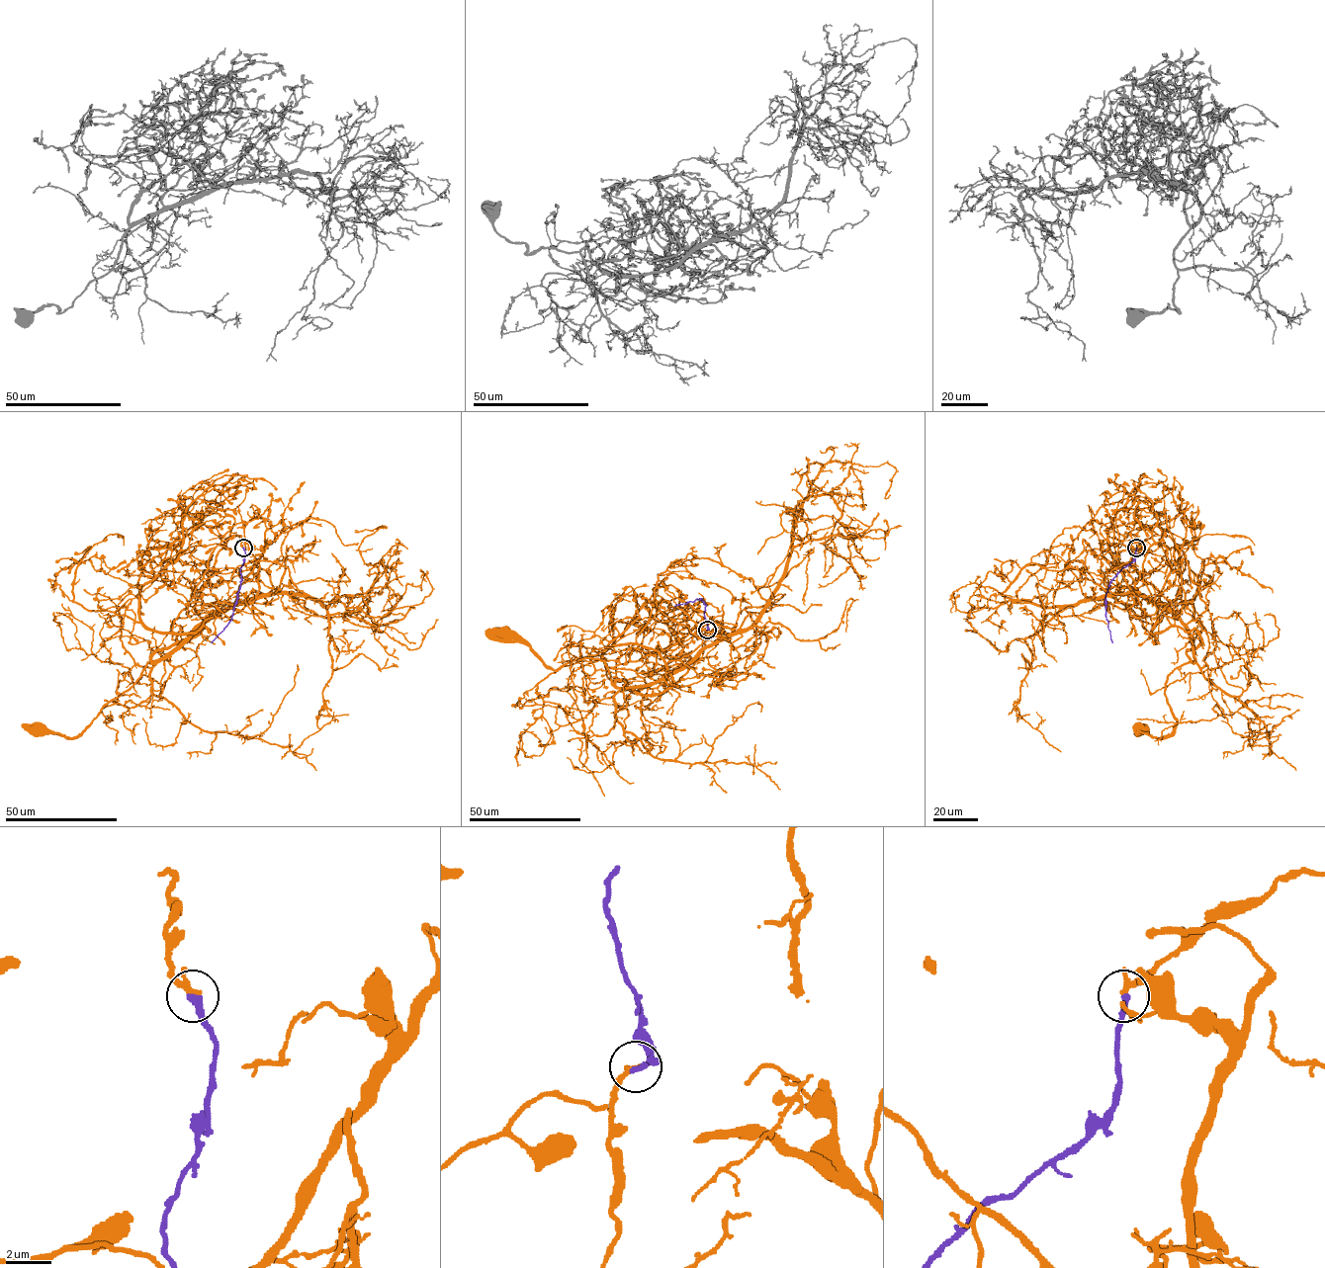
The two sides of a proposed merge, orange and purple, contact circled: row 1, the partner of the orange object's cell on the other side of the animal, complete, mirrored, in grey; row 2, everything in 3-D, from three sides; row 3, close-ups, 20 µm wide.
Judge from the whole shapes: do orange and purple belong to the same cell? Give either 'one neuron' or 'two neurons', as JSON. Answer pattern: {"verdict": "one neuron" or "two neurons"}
{"verdict": "one neuron"}

